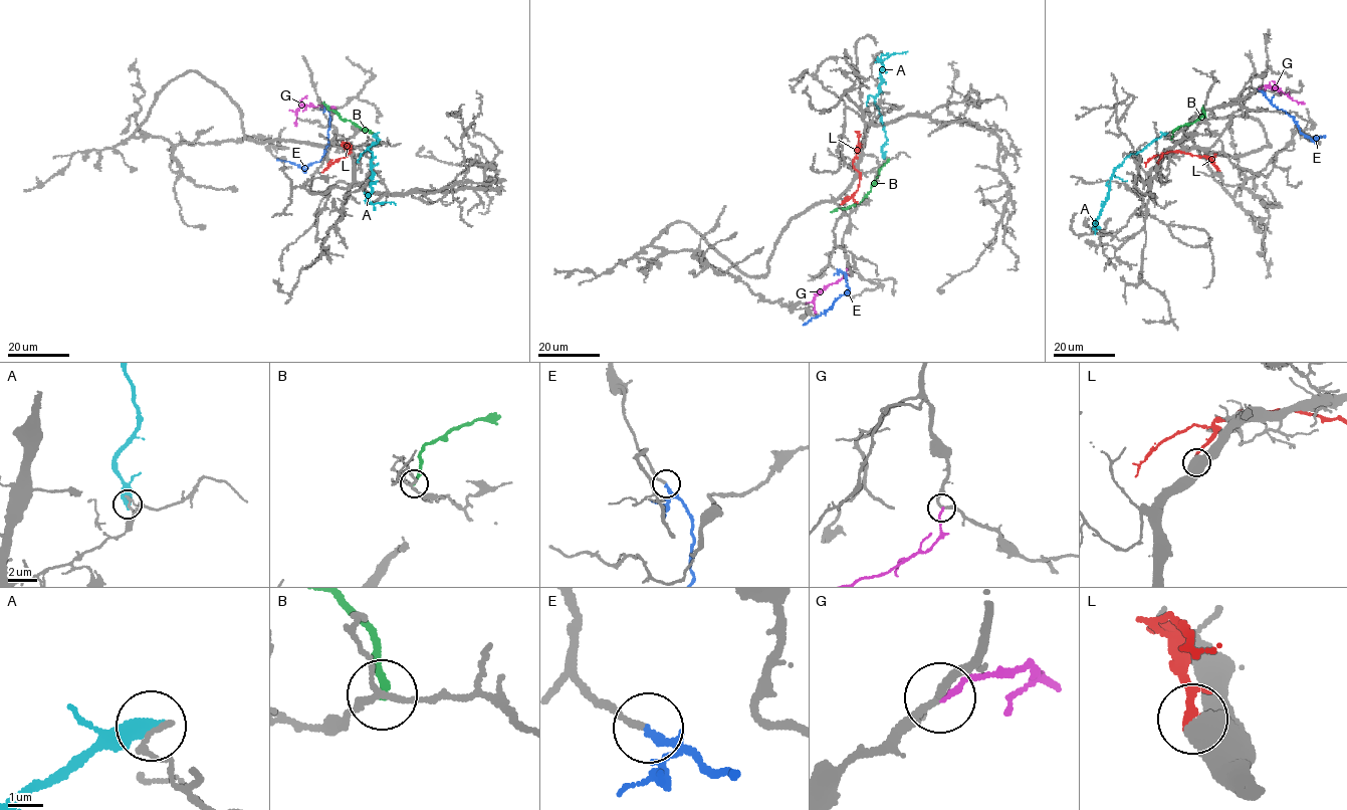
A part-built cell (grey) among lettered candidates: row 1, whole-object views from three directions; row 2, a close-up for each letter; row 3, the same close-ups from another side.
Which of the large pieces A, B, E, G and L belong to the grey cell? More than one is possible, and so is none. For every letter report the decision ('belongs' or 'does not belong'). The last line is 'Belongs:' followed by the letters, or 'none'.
A: does not belong
B: does not belong
E: belongs
G: does not belong
L: does not belong
Belongs: E

